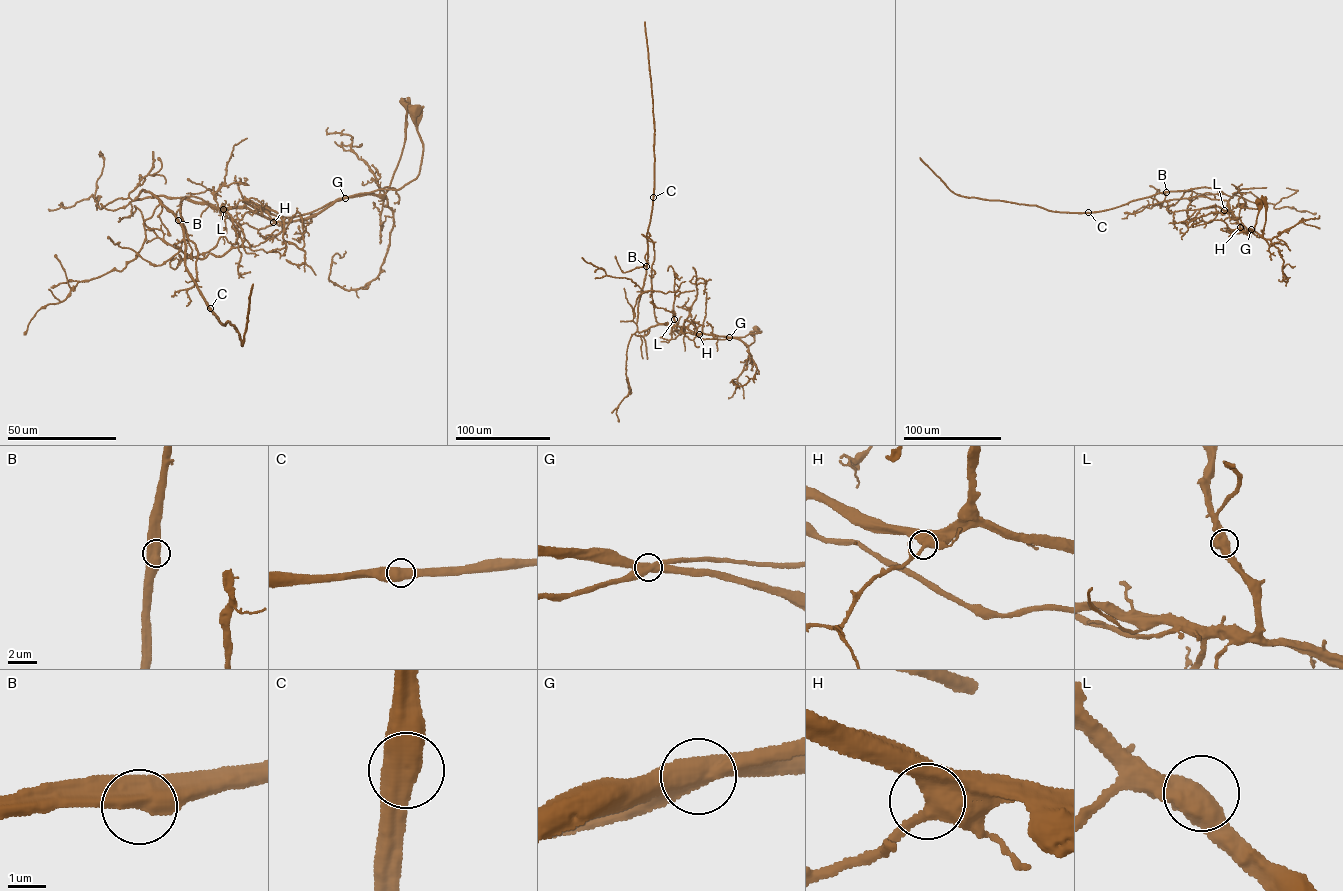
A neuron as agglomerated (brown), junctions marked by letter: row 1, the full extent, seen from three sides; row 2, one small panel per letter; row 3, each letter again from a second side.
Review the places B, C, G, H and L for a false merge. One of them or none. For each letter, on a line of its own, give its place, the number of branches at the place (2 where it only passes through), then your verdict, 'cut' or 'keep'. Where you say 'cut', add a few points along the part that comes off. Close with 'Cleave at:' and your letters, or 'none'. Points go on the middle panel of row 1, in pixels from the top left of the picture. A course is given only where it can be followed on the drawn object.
B: at (646, 266); 2 branches meet; keep
C: at (653, 197); 2 branches meet; keep
G: at (729, 337); 2 branches meet; cut; foreign part runs (729, 337), (761, 332), (753, 327)
H: at (699, 334); 2 branches meet; keep
L: at (674, 319); 2 branches meet; keep
Cleave at: G

